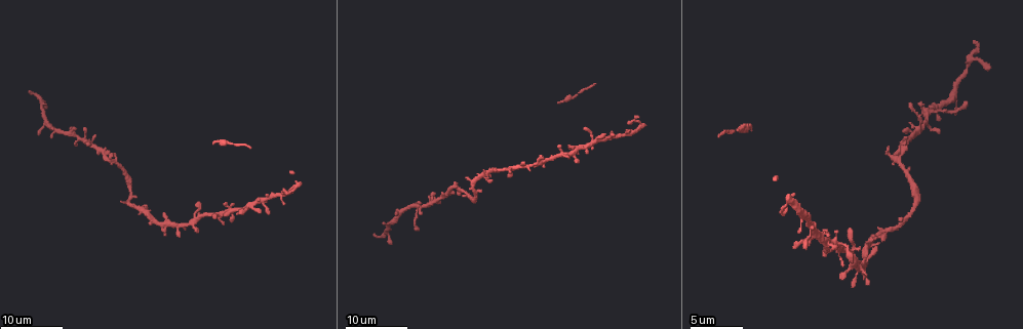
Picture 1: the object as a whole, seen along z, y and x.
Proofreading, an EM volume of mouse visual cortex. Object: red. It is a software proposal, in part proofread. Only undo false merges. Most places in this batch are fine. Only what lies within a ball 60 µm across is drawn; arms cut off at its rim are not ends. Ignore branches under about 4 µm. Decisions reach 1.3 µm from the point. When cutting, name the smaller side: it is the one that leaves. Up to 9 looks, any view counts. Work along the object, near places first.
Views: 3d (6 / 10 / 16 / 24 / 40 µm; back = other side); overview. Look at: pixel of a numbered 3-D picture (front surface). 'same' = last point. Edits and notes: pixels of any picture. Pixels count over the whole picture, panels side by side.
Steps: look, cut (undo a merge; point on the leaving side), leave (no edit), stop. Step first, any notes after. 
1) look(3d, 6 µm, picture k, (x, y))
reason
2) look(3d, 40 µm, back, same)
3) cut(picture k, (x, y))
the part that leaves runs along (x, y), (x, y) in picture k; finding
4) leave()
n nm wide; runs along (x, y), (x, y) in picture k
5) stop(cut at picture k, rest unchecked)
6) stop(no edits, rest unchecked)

look(3d, 24 µm, picture 1, (417, 207))
four or more arms meet

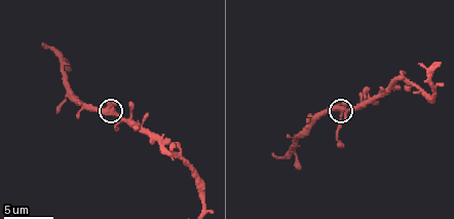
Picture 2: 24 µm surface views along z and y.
look(3d, 6 µm, picture 2, (111, 109))
zoom in

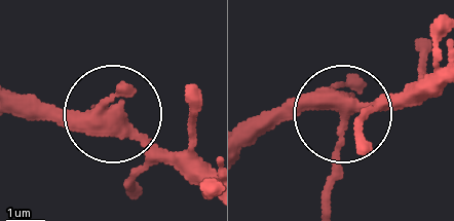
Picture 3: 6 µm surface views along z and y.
leave()
runs along (438, 77), (343, 116), (330, 205) in picture 3; continuous, no second cell

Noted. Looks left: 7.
look(3d, 10 µm, picture 2, (174, 155))
four-way junction

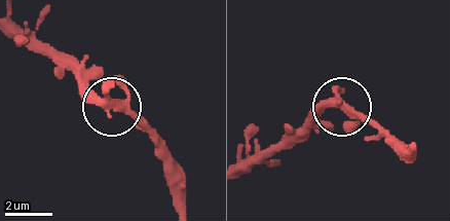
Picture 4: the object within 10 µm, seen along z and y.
look(3d, 6 µm, picture 4, (112, 102))

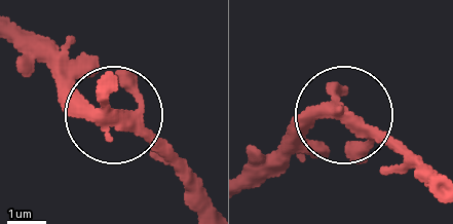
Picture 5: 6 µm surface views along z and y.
leave()
runs along (202, 201), (29, 37) in picture 5; all the same cell

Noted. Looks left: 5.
look(3d, 6 µm, picture 2, (204, 198))
sudden change in width

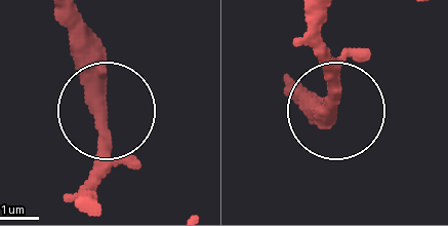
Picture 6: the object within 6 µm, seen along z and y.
look(3d, 6 µm, back, picture 6, (97, 103))

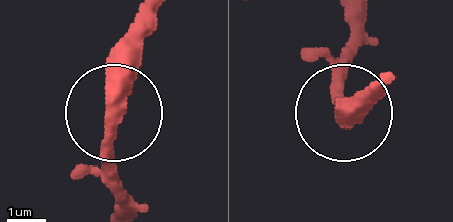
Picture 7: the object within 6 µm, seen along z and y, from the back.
leave()
all the same cell

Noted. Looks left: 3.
look(3d, 16 µm, picture 1, (574, 154))
looks like a crossing

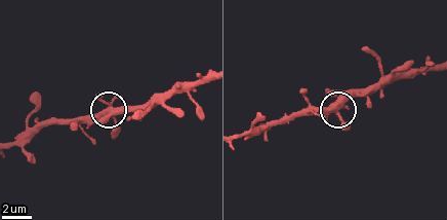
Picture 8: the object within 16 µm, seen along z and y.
look(3d, 6 µm, picture 8, (335, 111))
closer look

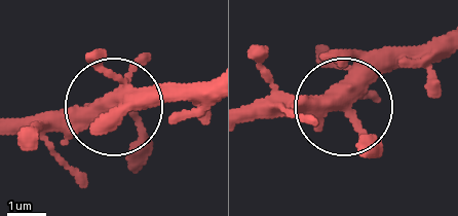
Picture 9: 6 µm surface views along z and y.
leave()
runs along (255, 119), (340, 110), (373, 149) in picture 9; continuous, no second cell

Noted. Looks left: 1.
stop(no edits, rest unchecked)

